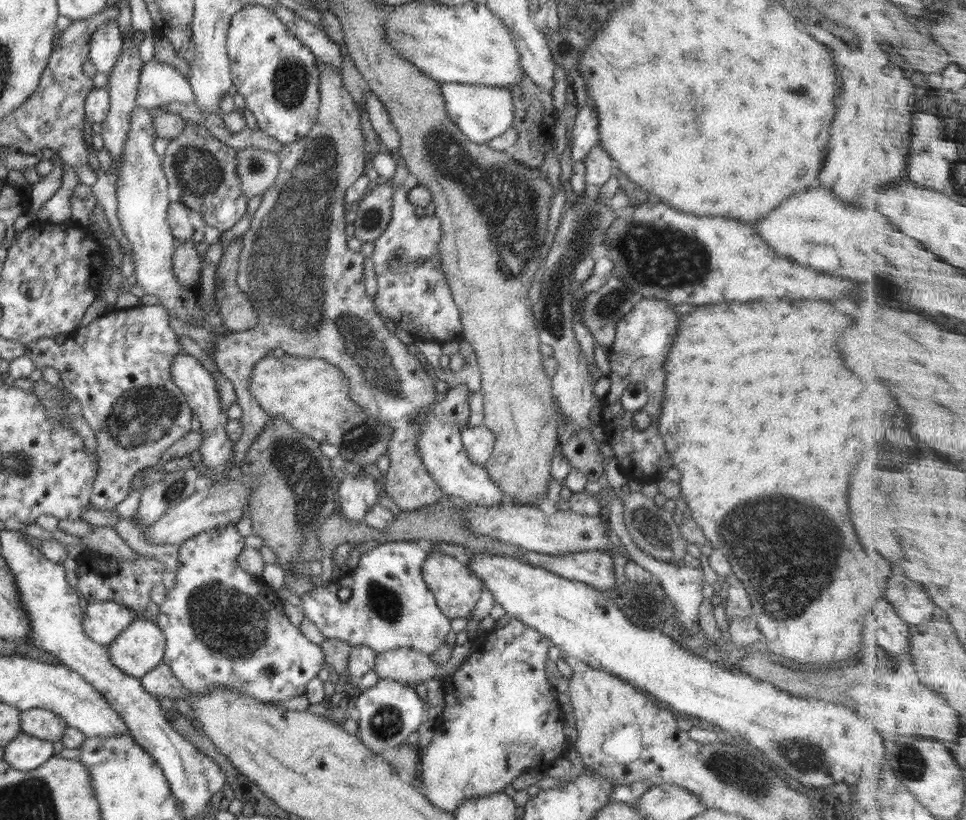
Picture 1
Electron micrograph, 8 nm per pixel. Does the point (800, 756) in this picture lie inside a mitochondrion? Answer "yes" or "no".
yes

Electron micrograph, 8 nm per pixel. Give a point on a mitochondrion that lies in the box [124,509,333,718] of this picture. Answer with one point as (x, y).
(223, 622)

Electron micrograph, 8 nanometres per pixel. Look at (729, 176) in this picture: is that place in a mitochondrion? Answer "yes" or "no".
no

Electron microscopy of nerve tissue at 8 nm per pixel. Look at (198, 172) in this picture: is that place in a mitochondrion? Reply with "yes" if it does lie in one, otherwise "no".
yes

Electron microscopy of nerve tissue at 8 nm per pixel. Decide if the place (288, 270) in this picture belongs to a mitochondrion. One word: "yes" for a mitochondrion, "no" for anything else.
yes

